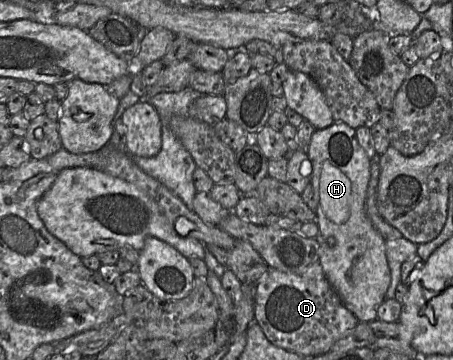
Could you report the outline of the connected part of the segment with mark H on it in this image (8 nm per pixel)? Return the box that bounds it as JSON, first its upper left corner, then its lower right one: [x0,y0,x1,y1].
[306,122,391,322]

